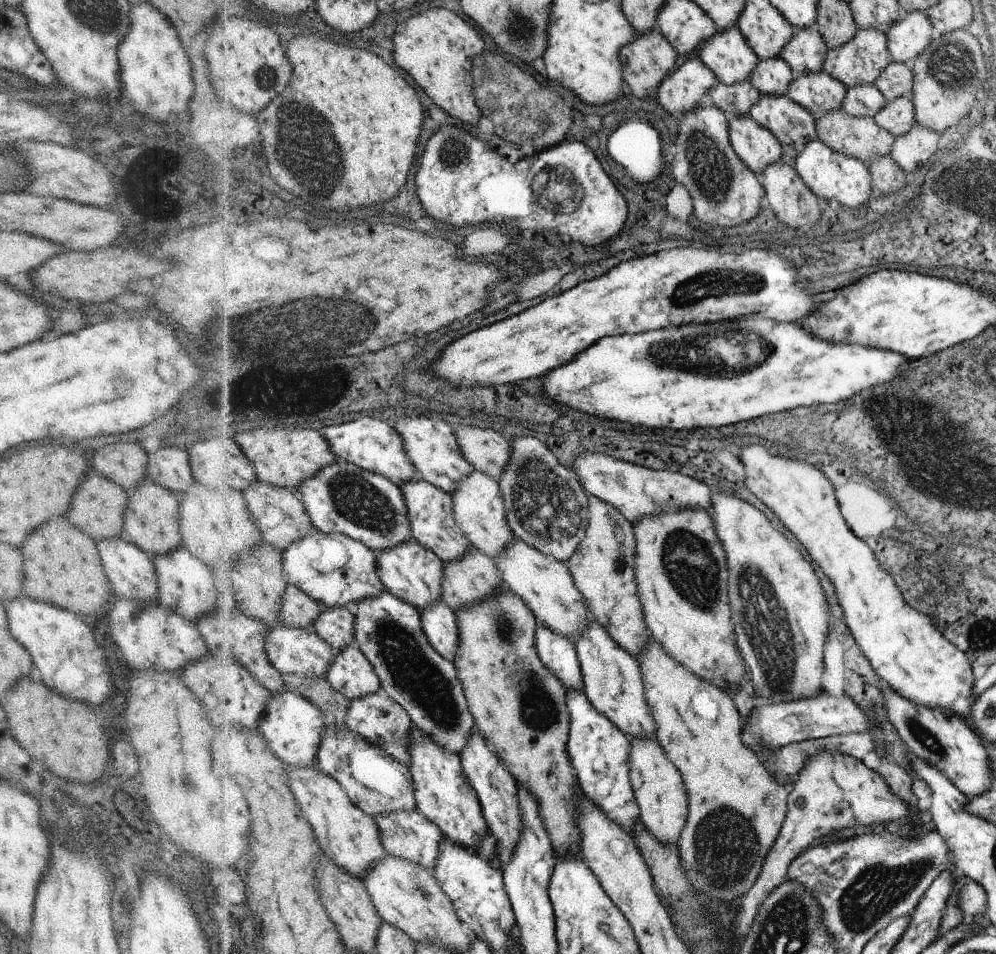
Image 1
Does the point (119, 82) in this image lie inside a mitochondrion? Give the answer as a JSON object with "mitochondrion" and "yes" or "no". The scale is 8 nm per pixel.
{"mitochondrion":"no"}

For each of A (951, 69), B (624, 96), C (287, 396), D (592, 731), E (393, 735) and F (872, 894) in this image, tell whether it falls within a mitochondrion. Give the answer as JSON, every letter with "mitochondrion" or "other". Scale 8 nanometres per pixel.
{"A":"mitochondrion","B":"other","C":"other","D":"other","E":"mitochondrion","F":"mitochondrion"}

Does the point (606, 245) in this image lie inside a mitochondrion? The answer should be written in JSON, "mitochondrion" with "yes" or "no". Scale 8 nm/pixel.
{"mitochondrion":"no"}

